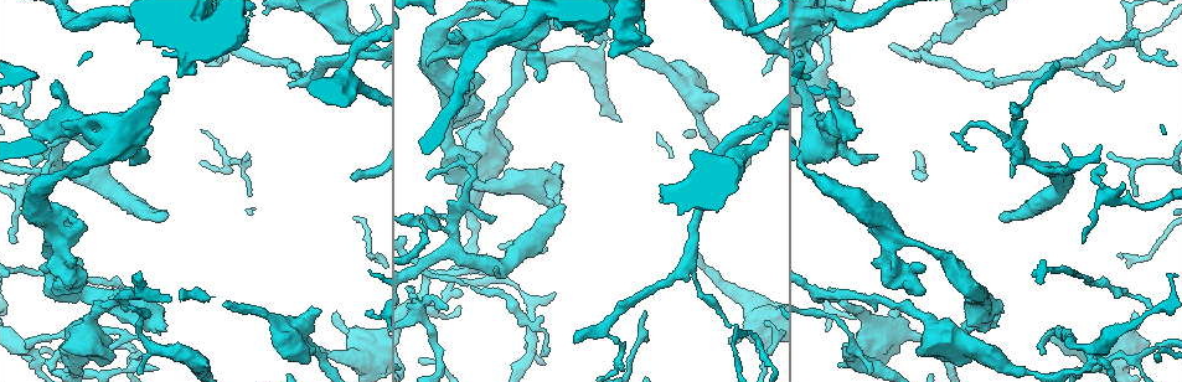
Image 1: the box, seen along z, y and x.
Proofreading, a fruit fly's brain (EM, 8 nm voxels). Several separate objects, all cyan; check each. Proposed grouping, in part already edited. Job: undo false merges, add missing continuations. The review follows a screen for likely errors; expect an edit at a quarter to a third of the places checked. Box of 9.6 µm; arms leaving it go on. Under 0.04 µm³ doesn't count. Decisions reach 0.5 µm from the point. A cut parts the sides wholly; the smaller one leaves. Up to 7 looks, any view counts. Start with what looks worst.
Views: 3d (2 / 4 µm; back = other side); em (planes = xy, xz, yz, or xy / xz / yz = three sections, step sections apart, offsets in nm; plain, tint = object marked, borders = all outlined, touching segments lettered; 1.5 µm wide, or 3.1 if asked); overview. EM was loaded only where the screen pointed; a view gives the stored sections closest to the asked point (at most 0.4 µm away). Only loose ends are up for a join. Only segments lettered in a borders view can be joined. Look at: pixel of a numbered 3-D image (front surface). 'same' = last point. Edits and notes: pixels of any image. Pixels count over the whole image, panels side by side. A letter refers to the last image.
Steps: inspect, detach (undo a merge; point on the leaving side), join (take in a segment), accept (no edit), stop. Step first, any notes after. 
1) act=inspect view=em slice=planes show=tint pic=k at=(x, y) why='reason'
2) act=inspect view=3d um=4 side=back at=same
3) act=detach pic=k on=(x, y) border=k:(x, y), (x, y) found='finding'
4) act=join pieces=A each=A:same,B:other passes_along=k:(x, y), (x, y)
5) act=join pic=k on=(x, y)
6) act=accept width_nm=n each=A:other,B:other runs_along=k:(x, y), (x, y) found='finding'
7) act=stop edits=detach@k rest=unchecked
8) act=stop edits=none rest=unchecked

act=inspect view=em slice=planes show=tint pic=1 at=(1018, 155) why='sharp bend'

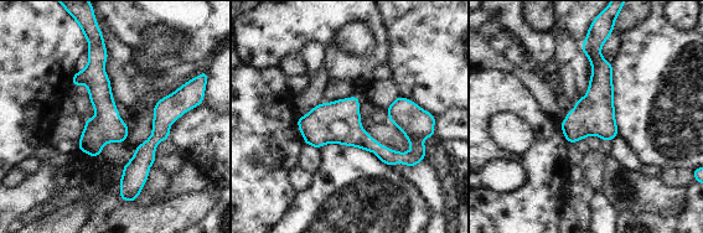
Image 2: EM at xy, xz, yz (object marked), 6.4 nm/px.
act=inspect view=em slice=planes show=borders at=same

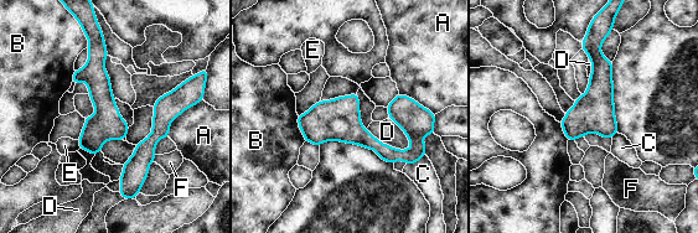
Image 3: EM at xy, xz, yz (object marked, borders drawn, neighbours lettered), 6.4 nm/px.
act=accept each=A:other,B:other,C:other,D:other,E:other,F:other runs_along=3:(99, 46), (102, 125), (93, 150) found='all the same cell'

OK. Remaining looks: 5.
act=inspect view=em slice=planes show=plain pic=1 at=(877, 157) why='branch stops here'

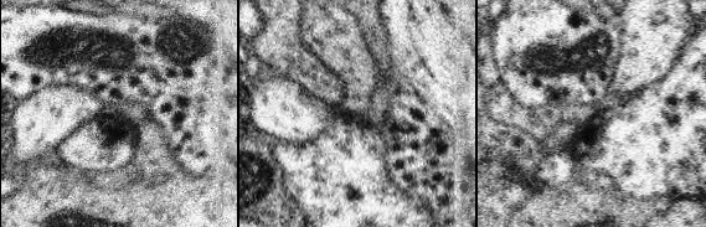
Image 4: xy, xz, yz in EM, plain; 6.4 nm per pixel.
act=inspect view=em slice=planes show=borders at=same why='see the neighbours'

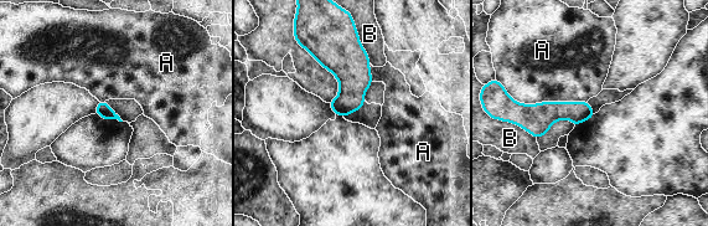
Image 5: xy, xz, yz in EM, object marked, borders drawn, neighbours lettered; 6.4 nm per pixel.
act=accept longest_contact=A:500nm each=A:other,B:other border=5:(507, 92), (521, 103), (587, 101) found='none of them fits'

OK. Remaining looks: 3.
act=inspect view=em slice=xy step=8 show=borders pic=1 at=(111, 339) why='free end'

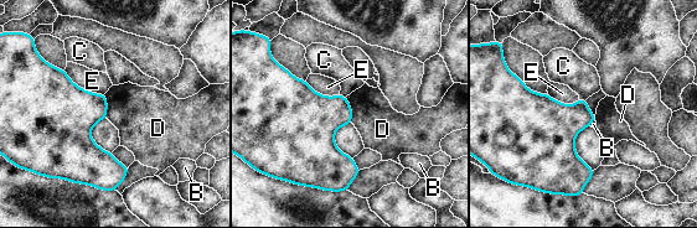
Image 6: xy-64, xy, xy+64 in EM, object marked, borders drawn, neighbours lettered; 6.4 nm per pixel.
act=accept each=B:other,C:other,D:other,E:other border=6:(103, 94), (107, 102), (107, 118) found='no lettered segment goes on from it'

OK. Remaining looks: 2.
act=stop edits=none rest=unchecked

